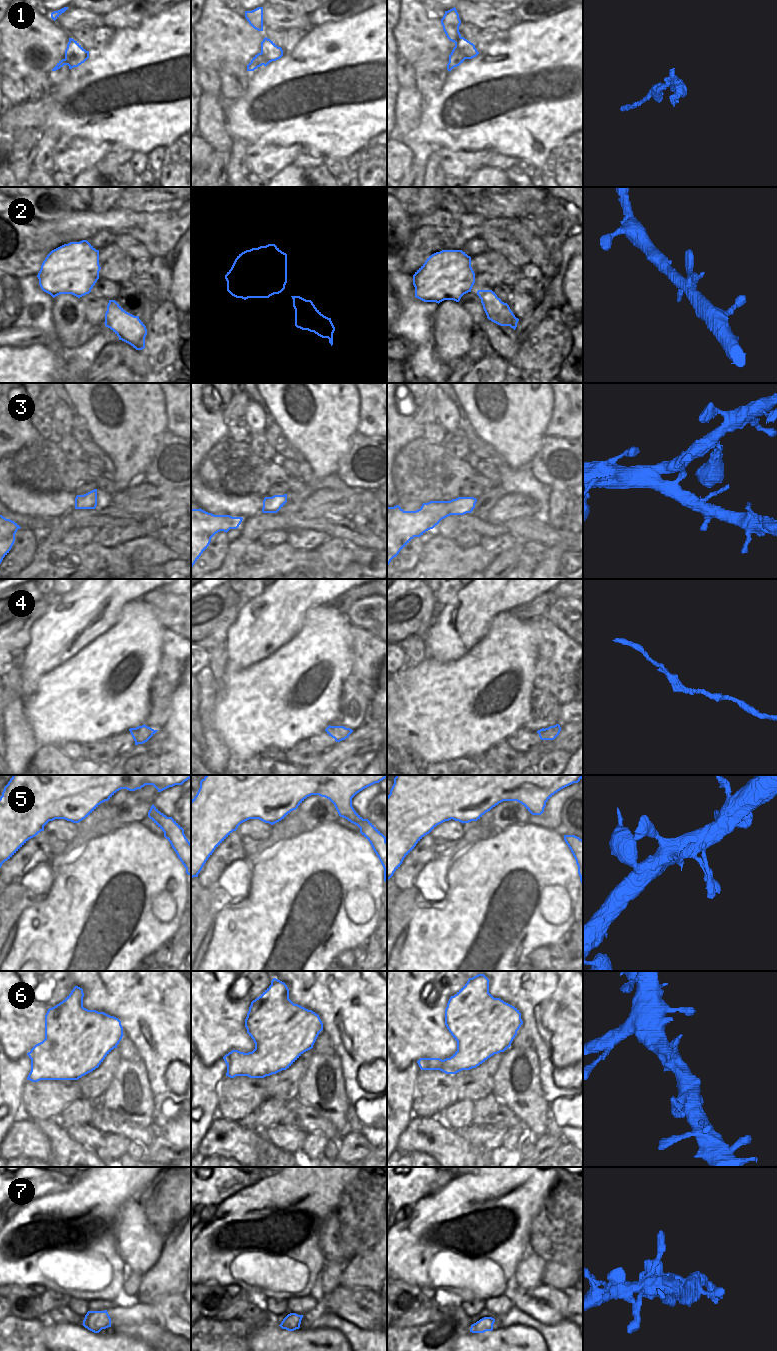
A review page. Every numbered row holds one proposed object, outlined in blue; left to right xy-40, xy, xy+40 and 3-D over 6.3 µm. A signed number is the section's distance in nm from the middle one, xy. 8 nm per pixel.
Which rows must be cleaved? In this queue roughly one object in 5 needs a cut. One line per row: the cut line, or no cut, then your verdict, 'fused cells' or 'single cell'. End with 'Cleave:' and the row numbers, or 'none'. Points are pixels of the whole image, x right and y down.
1: no cut | single cell
2: no cut | single cell
3: no cut | single cell
4: no cut | single cell
5: no cut | single cell
6: no cut | single cell
7: no cut | single cell
Cleave: none

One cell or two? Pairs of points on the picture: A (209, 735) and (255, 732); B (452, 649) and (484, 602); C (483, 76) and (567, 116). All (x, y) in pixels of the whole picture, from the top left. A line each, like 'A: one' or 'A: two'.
A: two
B: one
C: one

